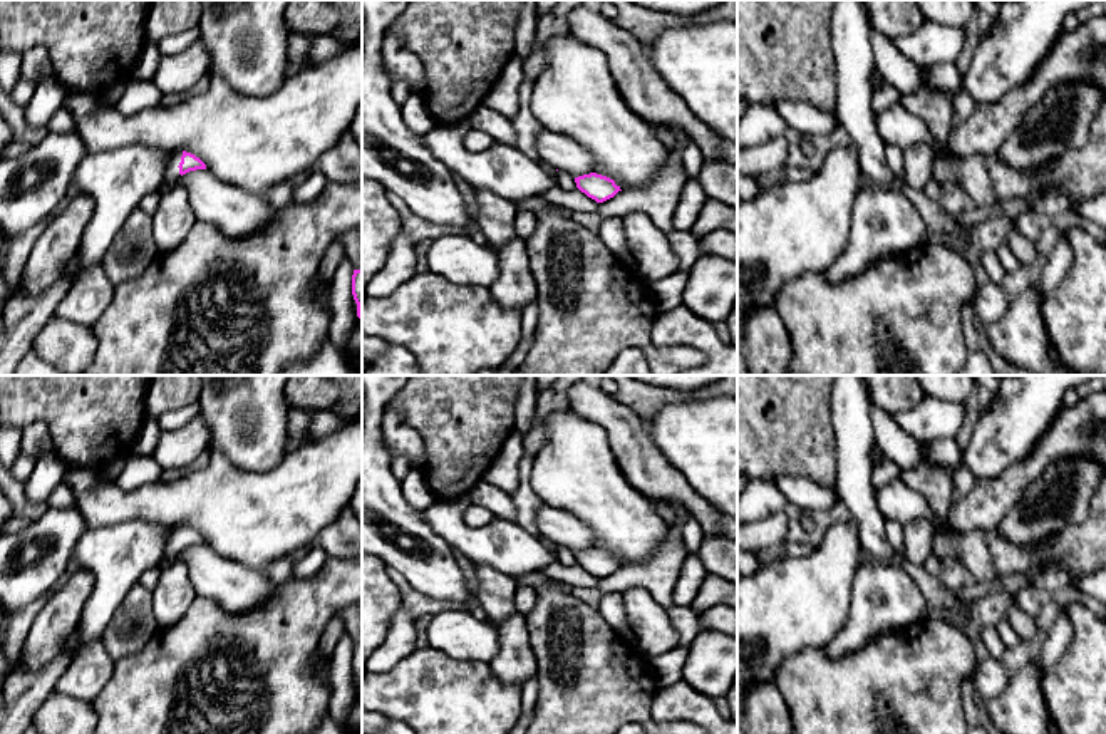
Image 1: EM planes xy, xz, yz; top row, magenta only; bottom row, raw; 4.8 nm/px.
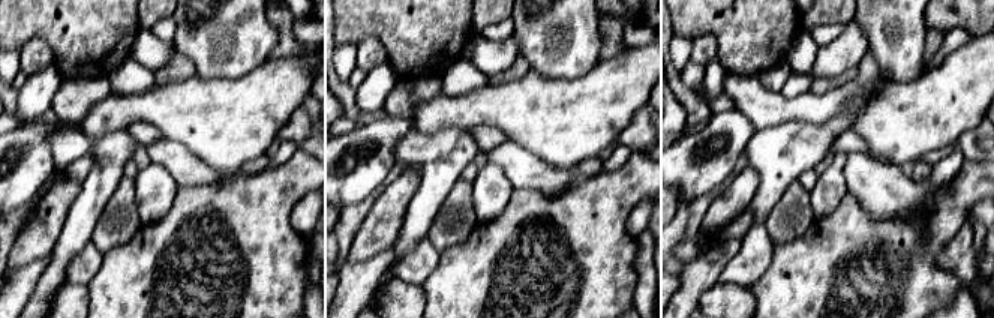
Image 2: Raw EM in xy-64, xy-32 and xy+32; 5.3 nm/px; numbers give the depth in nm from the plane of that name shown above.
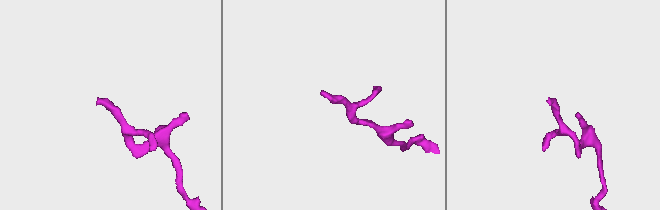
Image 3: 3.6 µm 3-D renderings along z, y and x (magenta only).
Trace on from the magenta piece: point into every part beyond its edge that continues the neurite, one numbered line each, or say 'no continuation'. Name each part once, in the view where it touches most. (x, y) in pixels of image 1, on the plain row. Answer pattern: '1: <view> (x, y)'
1: xy (173, 550)

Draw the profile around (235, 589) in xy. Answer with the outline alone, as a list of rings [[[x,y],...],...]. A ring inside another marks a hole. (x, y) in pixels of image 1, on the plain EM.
[[[208,545],[179,551],[178,561],[188,566],[196,595],[231,617],[261,610],[278,595],[263,571],[223,558]]]

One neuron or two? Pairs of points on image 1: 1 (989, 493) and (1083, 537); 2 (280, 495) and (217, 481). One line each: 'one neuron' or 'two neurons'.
1: two neurons
2: one neuron

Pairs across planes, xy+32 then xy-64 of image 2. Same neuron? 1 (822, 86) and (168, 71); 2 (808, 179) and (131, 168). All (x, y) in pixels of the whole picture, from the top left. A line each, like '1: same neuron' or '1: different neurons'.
1: same neuron
2: same neuron

